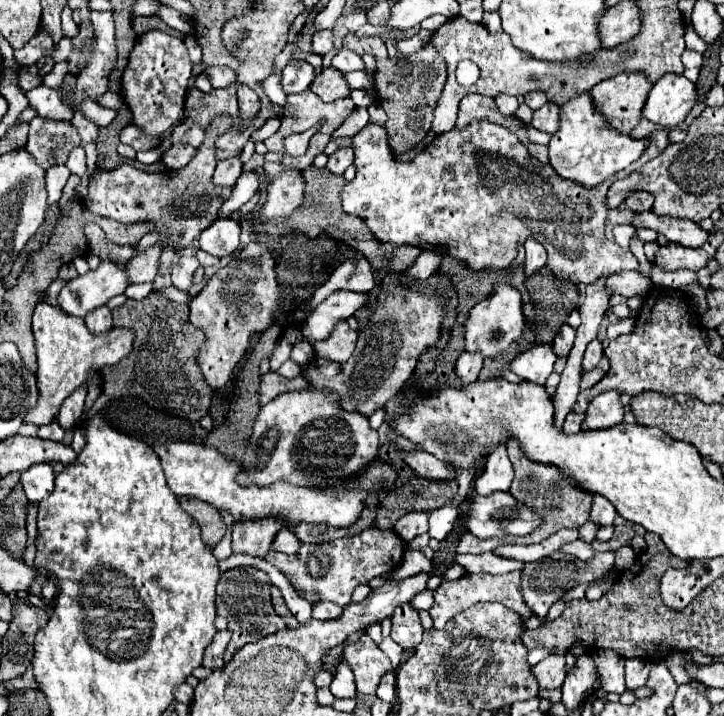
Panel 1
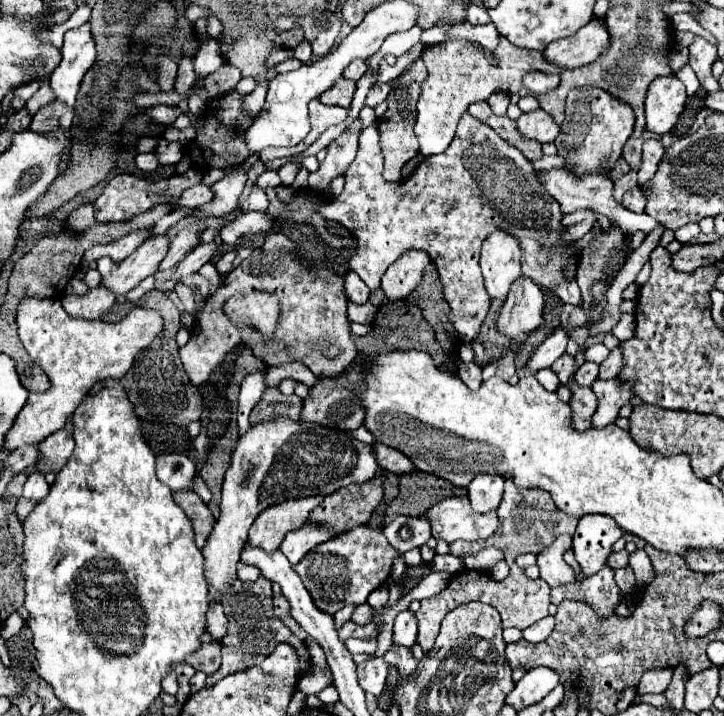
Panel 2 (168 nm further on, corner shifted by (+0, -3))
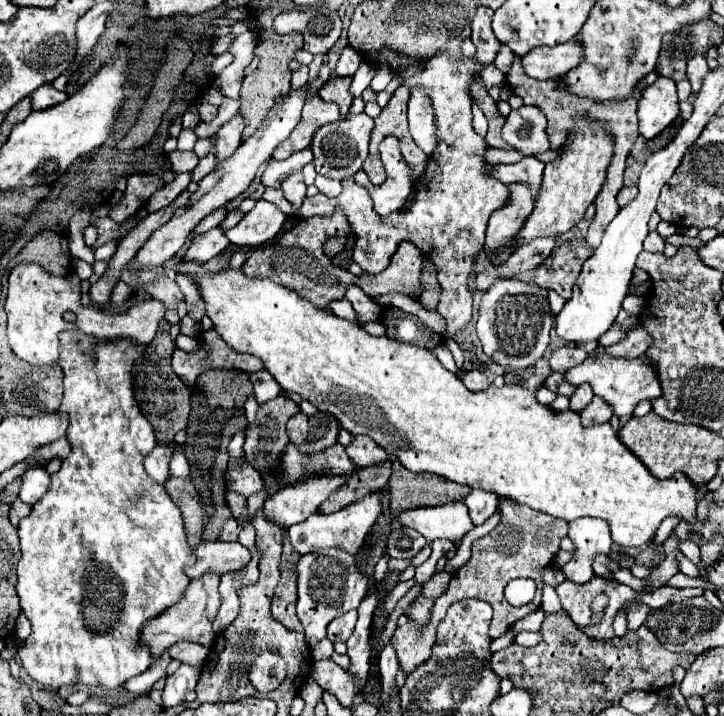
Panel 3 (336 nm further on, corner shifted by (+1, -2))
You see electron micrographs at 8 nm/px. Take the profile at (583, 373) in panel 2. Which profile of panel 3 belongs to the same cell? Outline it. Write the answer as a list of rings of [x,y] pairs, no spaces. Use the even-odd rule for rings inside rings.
[[[588,384],[576,386],[576,390],[574,390],[572,398],[570,398],[570,408],[572,408],[574,412],[580,412],[580,408],[584,408],[584,406],[590,404],[592,396],[594,396],[594,394],[592,394],[592,388],[590,388]]]

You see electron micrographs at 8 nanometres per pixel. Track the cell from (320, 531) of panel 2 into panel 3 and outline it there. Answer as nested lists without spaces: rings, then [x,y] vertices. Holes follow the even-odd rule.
[[[380,492],[362,498],[360,502],[354,502],[342,510],[338,510],[336,514],[322,514],[316,512],[312,514],[308,520],[294,524],[288,528],[288,536],[290,536],[290,544],[298,554],[308,554],[308,552],[316,552],[322,548],[330,548],[336,546],[340,550],[346,550],[350,554],[358,554],[358,550],[364,544],[366,534],[370,532],[374,520],[380,516],[382,512],[382,504],[380,504]]]

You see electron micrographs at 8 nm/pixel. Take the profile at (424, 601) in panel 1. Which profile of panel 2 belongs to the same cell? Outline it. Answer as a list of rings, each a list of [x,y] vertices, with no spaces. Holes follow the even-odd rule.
[[[401,611],[393,627],[393,643],[401,647],[413,647],[417,637],[417,619],[411,611]]]

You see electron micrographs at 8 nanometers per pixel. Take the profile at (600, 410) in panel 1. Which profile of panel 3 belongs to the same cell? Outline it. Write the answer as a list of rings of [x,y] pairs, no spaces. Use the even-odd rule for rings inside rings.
[[[590,354],[584,360],[584,364],[568,370],[566,380],[572,386],[578,386],[580,382],[588,382],[592,386],[594,394],[604,398],[612,406],[616,416],[632,416],[638,402],[654,400],[662,392],[656,370],[652,368],[652,364],[648,364],[648,360],[644,356],[634,358],[634,360],[626,360],[626,358],[612,358],[608,354],[598,354],[596,358],[592,358],[592,354]]]

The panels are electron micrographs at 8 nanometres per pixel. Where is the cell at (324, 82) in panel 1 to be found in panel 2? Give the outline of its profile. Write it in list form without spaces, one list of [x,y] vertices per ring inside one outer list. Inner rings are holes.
[[[339,79],[337,85],[333,85],[333,89],[325,91],[319,101],[325,103],[325,105],[339,105],[339,107],[345,107],[349,109],[351,101],[353,101],[353,93],[355,93],[355,83],[349,81],[349,79]]]

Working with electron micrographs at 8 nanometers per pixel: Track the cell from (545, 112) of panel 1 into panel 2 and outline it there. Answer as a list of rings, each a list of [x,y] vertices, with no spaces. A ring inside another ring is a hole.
[[[543,109],[521,113],[521,117],[517,119],[517,131],[525,139],[533,139],[537,143],[553,143],[559,135],[559,127]]]

